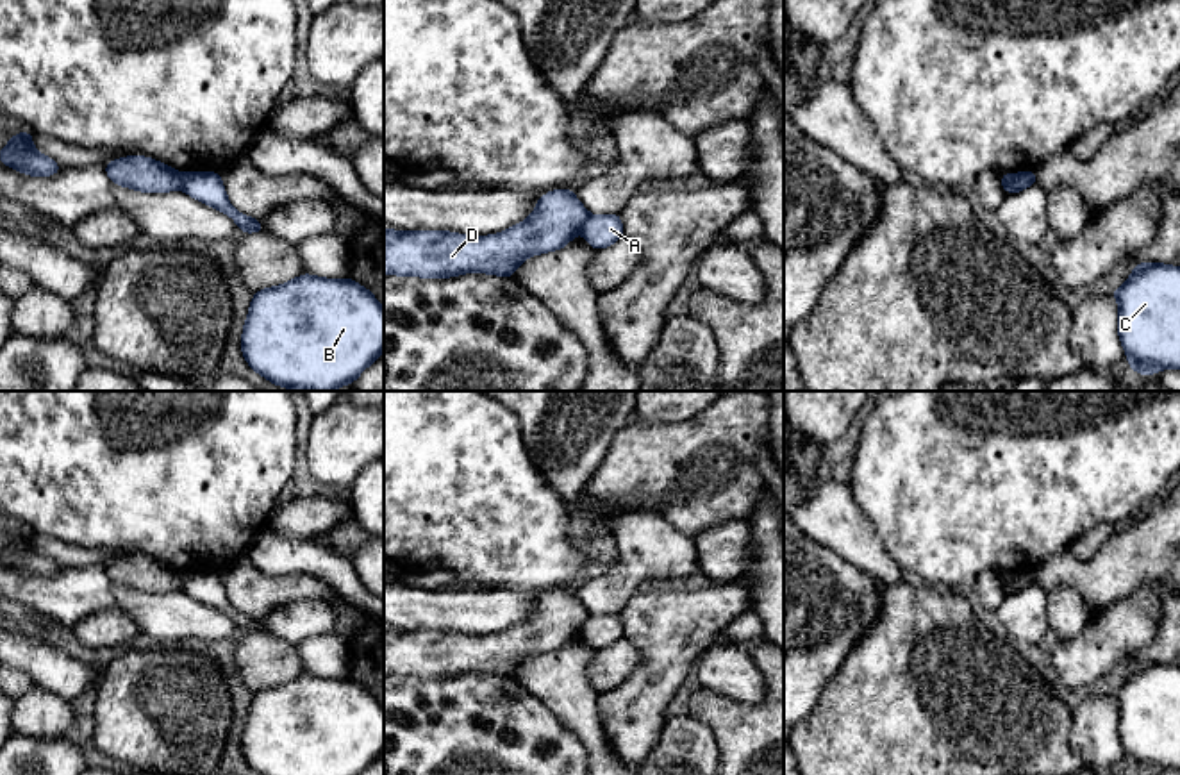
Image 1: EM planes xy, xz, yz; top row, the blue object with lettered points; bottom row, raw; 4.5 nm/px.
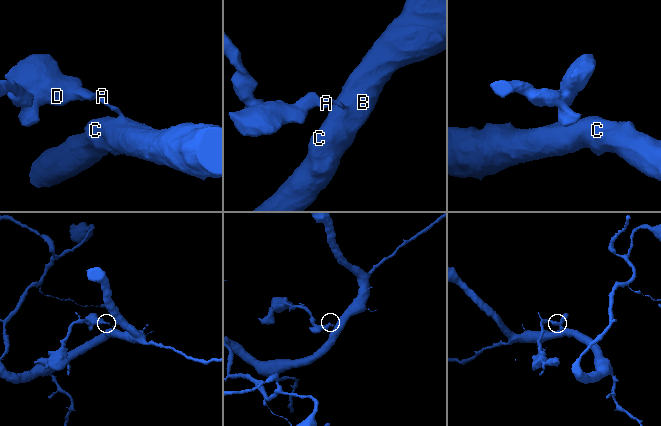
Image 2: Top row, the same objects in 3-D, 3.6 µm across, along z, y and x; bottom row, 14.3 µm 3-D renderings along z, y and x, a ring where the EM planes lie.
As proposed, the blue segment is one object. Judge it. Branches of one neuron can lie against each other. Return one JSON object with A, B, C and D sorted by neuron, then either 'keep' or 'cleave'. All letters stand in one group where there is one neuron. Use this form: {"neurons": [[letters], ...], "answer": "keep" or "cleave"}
{"neurons": [["A", "B", "C"], ["D"]], "answer": "cleave"}

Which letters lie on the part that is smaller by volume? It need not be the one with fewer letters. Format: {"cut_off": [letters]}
{"cut_off": ["D"]}

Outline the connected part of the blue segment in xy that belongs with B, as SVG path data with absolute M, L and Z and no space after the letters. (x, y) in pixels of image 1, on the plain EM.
M303 673L253 693L241 750L259 775L361 775L384 752L384 707L348 677Z

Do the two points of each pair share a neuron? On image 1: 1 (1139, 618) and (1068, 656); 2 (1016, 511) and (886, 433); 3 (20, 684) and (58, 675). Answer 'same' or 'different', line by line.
1: same
2: same
3: different

